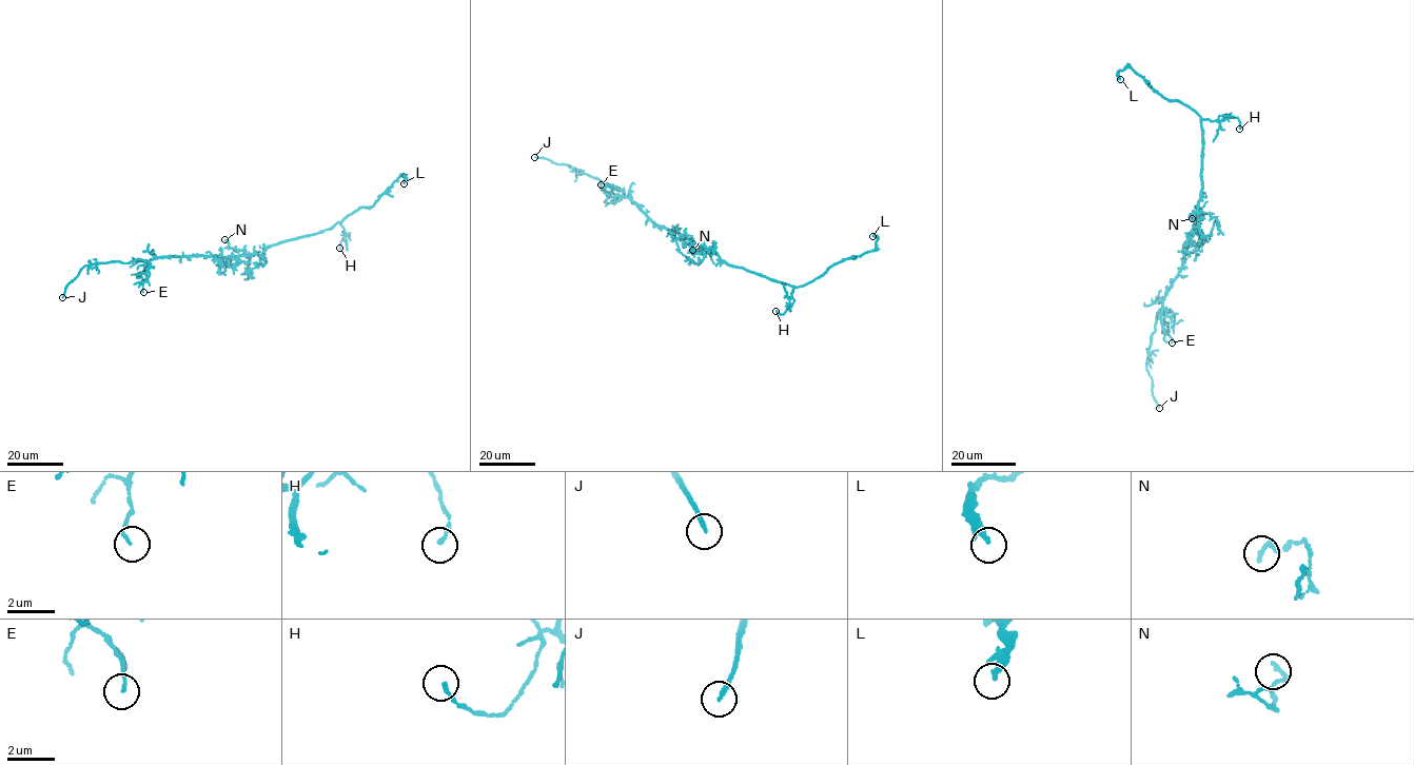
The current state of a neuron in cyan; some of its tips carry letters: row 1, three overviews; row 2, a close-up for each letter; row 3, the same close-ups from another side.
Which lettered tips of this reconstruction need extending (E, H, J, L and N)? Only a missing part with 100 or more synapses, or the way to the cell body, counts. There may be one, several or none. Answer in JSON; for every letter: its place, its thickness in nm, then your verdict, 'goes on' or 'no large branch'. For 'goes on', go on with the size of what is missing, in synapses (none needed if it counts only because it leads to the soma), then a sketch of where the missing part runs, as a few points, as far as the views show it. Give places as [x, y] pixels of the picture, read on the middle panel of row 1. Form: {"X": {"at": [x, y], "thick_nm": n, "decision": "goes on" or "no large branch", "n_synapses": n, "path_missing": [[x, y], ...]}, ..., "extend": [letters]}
{"E": {"at": [601, 184], "thick_nm": 110, "decision": "no large branch"}, "H": {"at": [776, 311], "thick_nm": 130, "decision": "no large branch"}, "J": {"at": [534, 157], "thick_nm": 180, "decision": "goes on"}, "L": {"at": [872, 236], "thick_nm": 240, "decision": "no large branch"}, "N": {"at": [692, 250], "thick_nm": 150, "decision": "no large branch"}, "extend": ["J"]}

